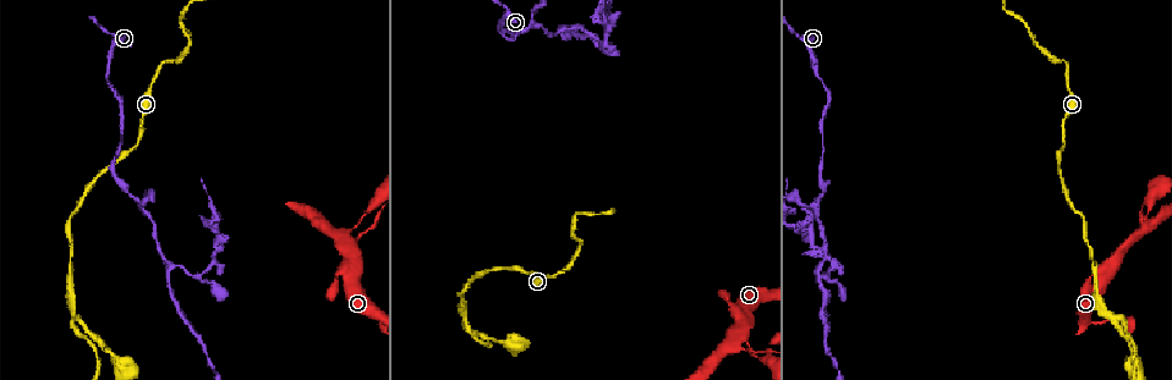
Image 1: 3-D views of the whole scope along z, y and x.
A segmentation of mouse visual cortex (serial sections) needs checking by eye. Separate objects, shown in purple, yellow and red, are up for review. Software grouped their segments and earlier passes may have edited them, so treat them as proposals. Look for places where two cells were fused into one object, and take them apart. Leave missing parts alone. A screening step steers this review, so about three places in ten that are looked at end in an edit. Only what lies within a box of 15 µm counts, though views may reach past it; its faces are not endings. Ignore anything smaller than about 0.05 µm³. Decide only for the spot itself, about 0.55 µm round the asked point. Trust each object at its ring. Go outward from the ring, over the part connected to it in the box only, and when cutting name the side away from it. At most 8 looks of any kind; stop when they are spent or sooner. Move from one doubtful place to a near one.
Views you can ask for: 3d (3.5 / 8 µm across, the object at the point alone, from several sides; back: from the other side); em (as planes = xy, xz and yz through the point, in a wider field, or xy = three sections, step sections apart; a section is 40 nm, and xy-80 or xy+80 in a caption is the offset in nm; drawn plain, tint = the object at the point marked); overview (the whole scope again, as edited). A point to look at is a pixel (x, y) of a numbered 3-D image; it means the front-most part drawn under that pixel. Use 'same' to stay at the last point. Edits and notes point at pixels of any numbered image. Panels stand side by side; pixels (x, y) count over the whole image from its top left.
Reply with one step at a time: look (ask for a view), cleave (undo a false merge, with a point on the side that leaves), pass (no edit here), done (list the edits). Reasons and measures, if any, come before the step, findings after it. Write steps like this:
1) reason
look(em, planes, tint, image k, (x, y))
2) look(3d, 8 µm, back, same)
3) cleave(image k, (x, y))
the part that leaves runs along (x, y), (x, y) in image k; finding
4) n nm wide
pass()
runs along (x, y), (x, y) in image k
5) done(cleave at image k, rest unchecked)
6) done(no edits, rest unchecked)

two arms in line, one across
look(3d, 8 µm, image 1, (138, 200))

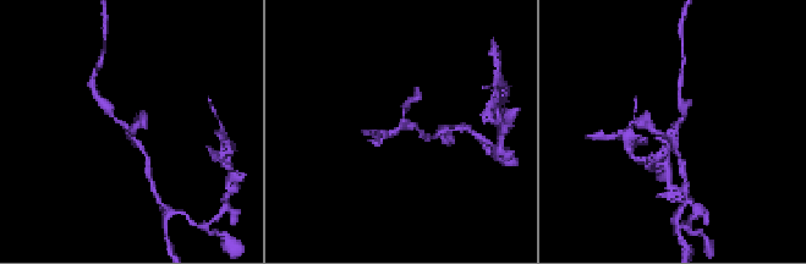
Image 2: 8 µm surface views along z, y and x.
zoom in
look(3d, 3.5 µm, image 2, (127, 123))

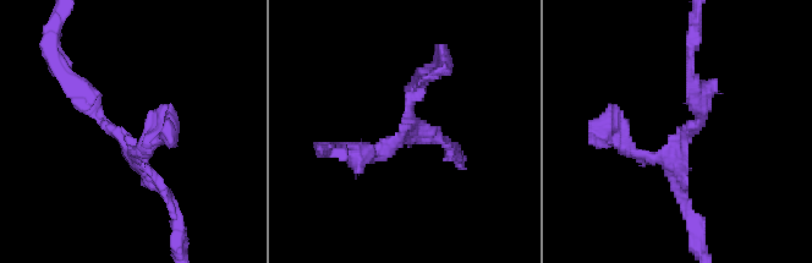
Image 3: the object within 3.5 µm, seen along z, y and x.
3 arms
pass()
runs along (71, 81), (169, 201) in image 3; one cell here

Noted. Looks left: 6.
branch point
look(3d, 3.5 µm, back, image 1, (822, 264))

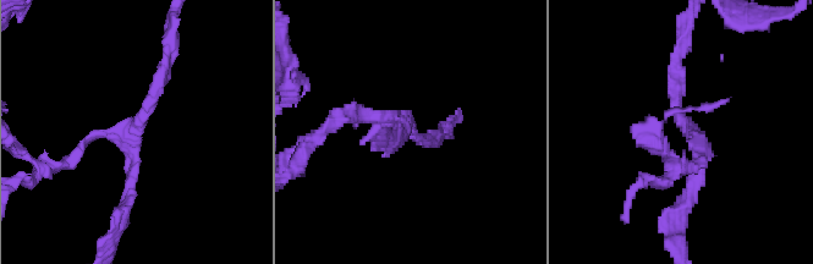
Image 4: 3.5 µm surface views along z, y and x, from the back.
pass()
runs along (165, 64), (138, 124), (93, 135), (64, 165) in image 4; continuous, no second cell

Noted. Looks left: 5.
narrows sharply
look(3d, 3.5 µm, image 1, (117, 163))

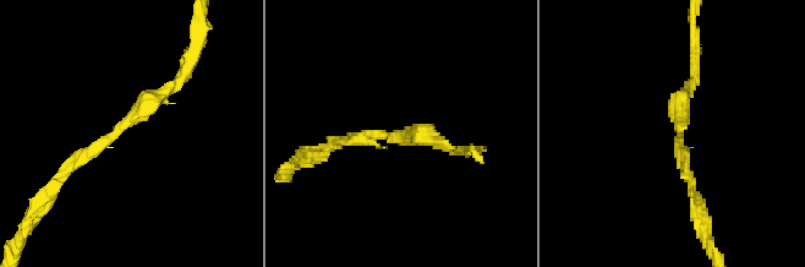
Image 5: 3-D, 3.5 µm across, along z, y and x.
arms of 150, 150 nm; now the EM
look(em, xy, step 3, tint, image 5, (679, 135))

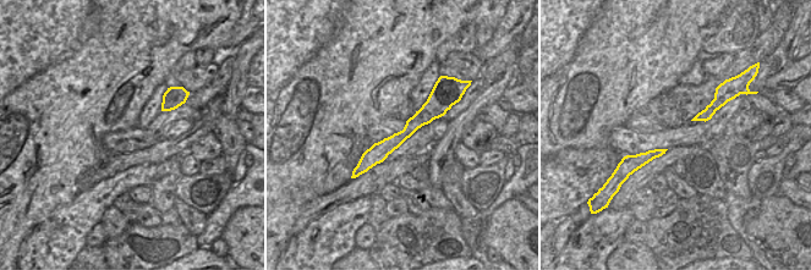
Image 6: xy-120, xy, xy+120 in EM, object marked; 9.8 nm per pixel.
170 nm wide
pass()
runs along (445, 104), (433, 108), (361, 166) in image 6; continuous, no second cell

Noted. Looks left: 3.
done(no edits, rest unchecked)

